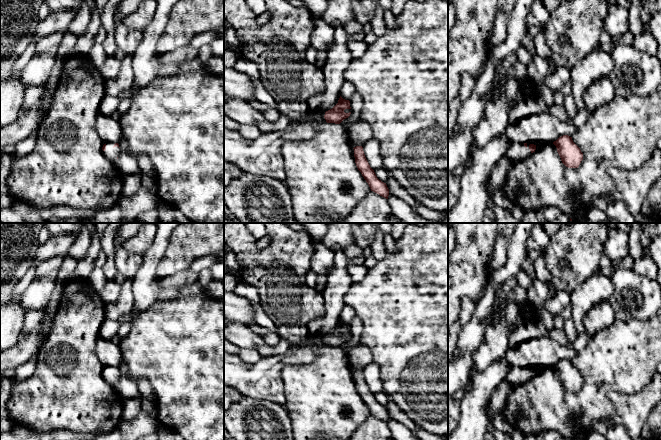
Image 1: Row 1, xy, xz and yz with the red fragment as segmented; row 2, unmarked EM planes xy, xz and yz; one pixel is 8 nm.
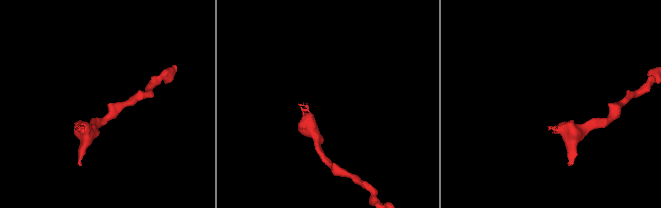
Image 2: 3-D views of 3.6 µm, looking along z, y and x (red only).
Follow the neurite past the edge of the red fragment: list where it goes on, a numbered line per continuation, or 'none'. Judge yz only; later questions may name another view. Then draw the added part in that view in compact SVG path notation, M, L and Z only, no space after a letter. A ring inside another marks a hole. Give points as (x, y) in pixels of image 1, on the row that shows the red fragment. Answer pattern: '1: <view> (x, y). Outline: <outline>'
1: yz (517, 152). Outline: M510 140L508 143L508 150L506 156L511 161L511 163L516 164L517 162L523 162L532 153L529 149L530 143L524 146L524 143L520 143L515 140Z

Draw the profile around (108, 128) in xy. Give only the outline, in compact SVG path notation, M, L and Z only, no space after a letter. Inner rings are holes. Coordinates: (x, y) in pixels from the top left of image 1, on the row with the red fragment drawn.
M99 114L95 120L95 129L104 143L118 143L122 130L119 120L113 116Z

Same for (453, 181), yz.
M448 172L448 216L452 209L456 206L459 199L459 179L459 177Z

